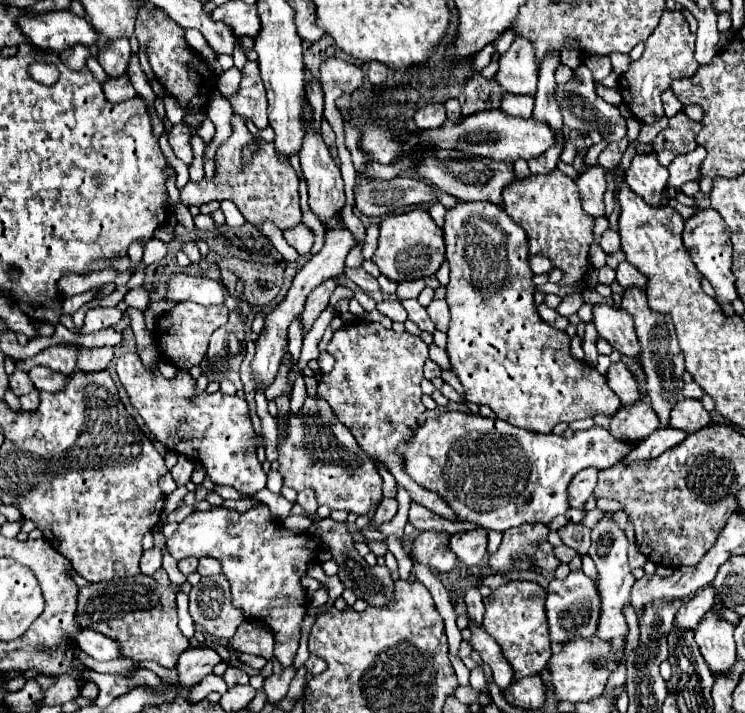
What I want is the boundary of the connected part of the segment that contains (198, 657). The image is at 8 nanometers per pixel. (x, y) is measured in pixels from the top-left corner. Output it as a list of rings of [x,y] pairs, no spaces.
[[[205,646],[187,648],[177,660],[177,670],[179,670],[177,684],[191,688],[207,674],[211,674],[219,662],[221,662],[221,656],[211,648],[205,648]]]

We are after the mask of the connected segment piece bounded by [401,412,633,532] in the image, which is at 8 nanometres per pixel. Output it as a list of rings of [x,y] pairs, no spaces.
[[[443,412],[435,418],[429,418],[415,432],[413,440],[401,448],[401,456],[405,456],[409,476],[439,494],[449,508],[457,514],[459,520],[475,522],[487,530],[507,530],[513,526],[521,526],[525,522],[543,522],[549,524],[555,516],[567,514],[569,510],[569,482],[583,468],[609,468],[621,460],[625,452],[629,452],[633,444],[625,444],[613,440],[613,436],[601,428],[593,426],[589,430],[577,430],[573,438],[563,438],[555,434],[539,434],[525,428],[517,428],[499,418],[483,418],[477,414],[465,412]]]

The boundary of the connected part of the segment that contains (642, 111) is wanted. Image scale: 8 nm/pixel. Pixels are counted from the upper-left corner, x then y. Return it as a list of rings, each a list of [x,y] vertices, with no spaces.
[[[663,10],[663,16],[653,30],[653,34],[645,42],[643,56],[631,64],[631,68],[619,76],[619,92],[623,96],[623,102],[629,106],[631,114],[643,122],[653,124],[659,118],[663,118],[663,106],[661,106],[661,94],[671,86],[677,78],[689,78],[697,70],[697,60],[693,58],[695,52],[695,34],[689,30],[689,24],[685,16],[679,10]]]

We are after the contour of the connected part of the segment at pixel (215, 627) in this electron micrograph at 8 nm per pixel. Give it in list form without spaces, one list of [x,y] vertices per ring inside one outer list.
[[[223,574],[203,576],[189,594],[189,614],[197,626],[219,640],[233,638],[245,614],[231,604],[231,584]]]

